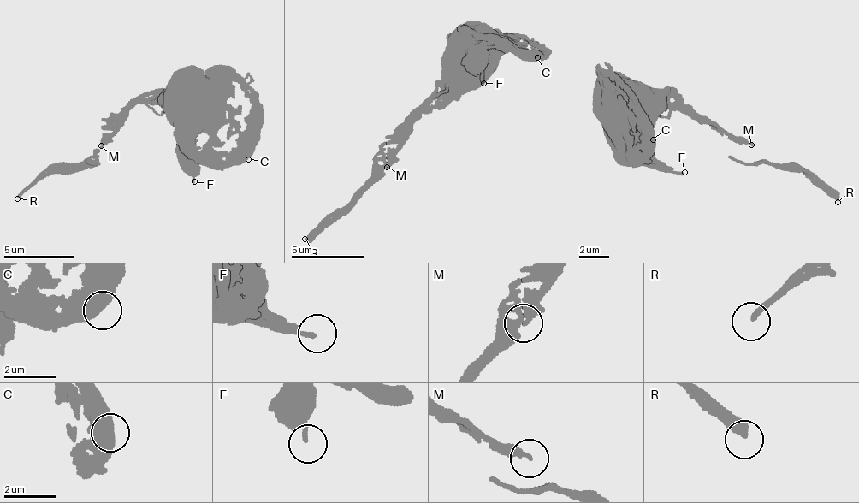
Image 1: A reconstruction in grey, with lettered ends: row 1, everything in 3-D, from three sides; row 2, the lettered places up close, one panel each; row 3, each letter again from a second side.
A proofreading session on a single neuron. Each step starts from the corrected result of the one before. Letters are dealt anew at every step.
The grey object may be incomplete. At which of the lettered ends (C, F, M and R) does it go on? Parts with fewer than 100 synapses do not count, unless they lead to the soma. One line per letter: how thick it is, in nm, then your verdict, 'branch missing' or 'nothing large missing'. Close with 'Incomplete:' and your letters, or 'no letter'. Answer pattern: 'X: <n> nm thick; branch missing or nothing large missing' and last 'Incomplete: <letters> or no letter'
C: 750 nm thick; nothing large missing
F: 130 nm thick; nothing large missing
M: 240 nm thick; nothing large missing
R: 260 nm thick; branch missing
Incomplete: R

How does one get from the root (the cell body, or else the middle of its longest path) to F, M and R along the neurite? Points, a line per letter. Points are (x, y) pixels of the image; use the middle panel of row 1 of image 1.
F: (481, 51), (482, 45), (468, 55), (468, 67), (483, 76), (483, 83)
M: (481, 51), (466, 57), (418, 109), (411, 135), (405, 139), (398, 157), (387, 167)
R: (481, 51), (466, 57), (418, 109), (405, 143), (390, 153), (380, 148), (376, 179), (340, 214), (305, 239)

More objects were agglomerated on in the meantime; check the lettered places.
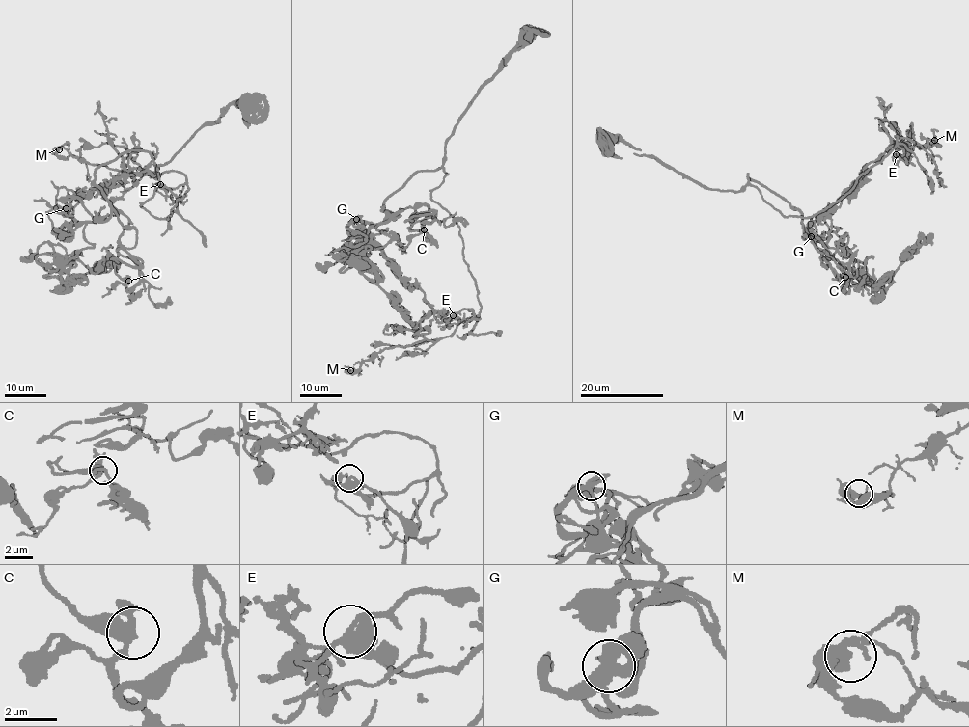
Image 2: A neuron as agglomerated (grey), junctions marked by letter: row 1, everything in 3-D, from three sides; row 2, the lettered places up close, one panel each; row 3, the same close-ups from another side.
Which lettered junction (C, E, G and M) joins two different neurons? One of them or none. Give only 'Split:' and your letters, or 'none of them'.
Split: none of them

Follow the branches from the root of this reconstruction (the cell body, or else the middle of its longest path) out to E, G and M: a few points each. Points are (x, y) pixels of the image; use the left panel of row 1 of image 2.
E: (249, 106), (231, 104), (154, 165), (159, 182), (140, 206), (166, 219), (188, 186), (160, 184)
G: (249, 106), (231, 104), (158, 169), (143, 150), (98, 167), (105, 220), (77, 224), (66, 208)
M: (249, 106), (154, 165), (140, 206), (166, 219), (181, 173), (59, 149)

